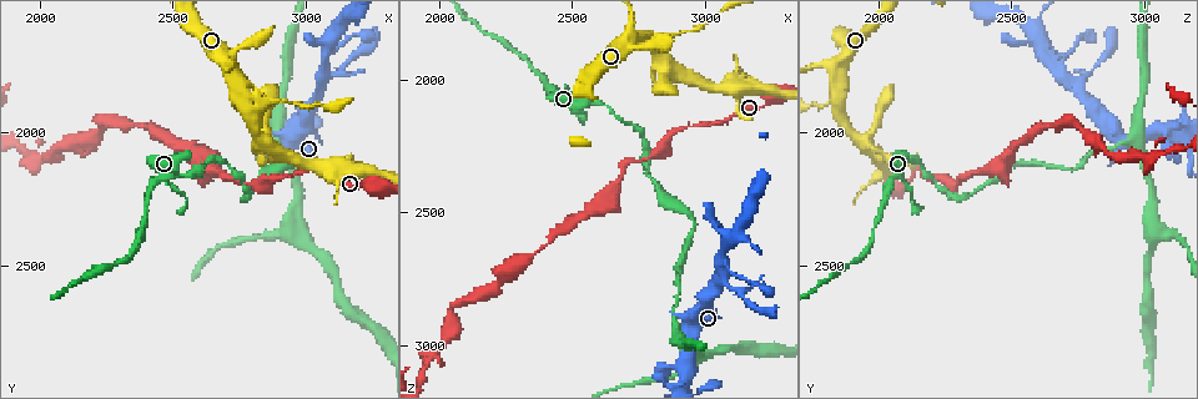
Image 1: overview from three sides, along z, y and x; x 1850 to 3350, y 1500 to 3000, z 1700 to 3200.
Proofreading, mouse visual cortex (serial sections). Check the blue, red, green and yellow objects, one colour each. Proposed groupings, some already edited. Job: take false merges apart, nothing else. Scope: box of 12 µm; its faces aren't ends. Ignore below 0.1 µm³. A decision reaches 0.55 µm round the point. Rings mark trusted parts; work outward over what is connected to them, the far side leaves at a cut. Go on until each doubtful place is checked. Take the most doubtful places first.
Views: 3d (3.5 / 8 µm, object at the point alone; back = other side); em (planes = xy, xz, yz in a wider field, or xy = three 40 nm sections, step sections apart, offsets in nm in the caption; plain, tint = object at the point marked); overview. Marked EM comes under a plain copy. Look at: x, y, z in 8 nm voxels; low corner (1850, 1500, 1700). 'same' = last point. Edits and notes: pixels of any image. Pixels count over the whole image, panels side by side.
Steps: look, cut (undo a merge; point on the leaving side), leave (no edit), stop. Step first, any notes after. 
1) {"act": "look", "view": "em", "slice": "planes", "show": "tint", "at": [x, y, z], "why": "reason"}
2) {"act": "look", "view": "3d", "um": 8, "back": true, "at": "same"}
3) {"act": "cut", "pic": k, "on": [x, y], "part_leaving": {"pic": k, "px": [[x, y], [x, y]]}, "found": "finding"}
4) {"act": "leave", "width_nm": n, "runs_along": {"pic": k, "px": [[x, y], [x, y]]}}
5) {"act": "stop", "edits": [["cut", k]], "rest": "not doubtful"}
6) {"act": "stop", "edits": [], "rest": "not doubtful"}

{"act": "look", "view": "3d", "um": 8, "at": [1960, 2080, 3060], "why": "thick turns thin"}

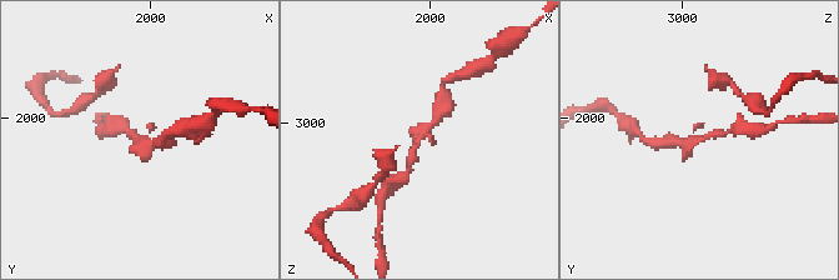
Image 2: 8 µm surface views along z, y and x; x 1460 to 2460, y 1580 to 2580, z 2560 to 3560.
{"act": "look", "view": "3d", "um": 3.5, "back": true, "at": [1950, 2080, 3060], "why": "zoom in"}

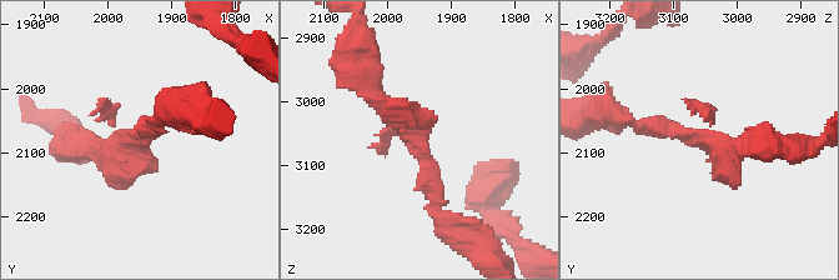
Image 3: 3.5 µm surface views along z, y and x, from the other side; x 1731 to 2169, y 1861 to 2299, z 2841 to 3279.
{"act": "look", "view": "em", "slice": "xy", "step": 3, "show": "tint", "at": [1955, 2075, 3070], "why": "need the tissue"}

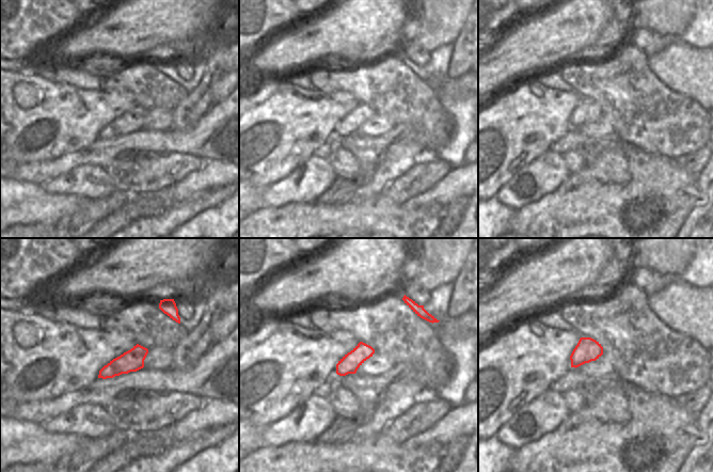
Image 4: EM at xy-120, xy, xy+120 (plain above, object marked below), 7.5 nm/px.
{"act": "leave", "runs_along": {"pic": 3, "px": [[362, 84], [416, 141], [438, 215]]}, "found": "continuous, no second cell"}

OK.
{"act": "look", "view": "3d", "um": 3.5, "back": true, "at": [2880, 1880, 1830]}

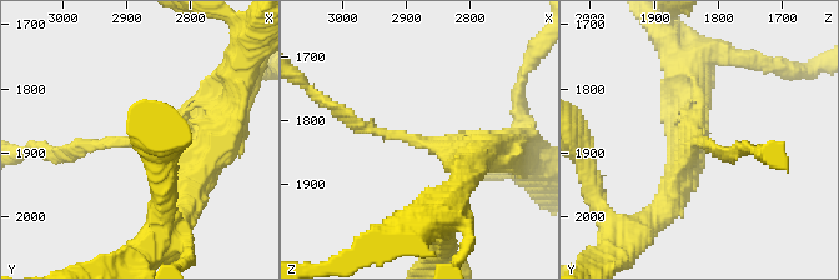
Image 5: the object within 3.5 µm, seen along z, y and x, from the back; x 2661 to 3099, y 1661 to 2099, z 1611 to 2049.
{"act": "look", "view": "em", "slice": "planes", "show": "tint", "at": [2890, 1885, 1835], "arm_widths_nm": [150, 350]}

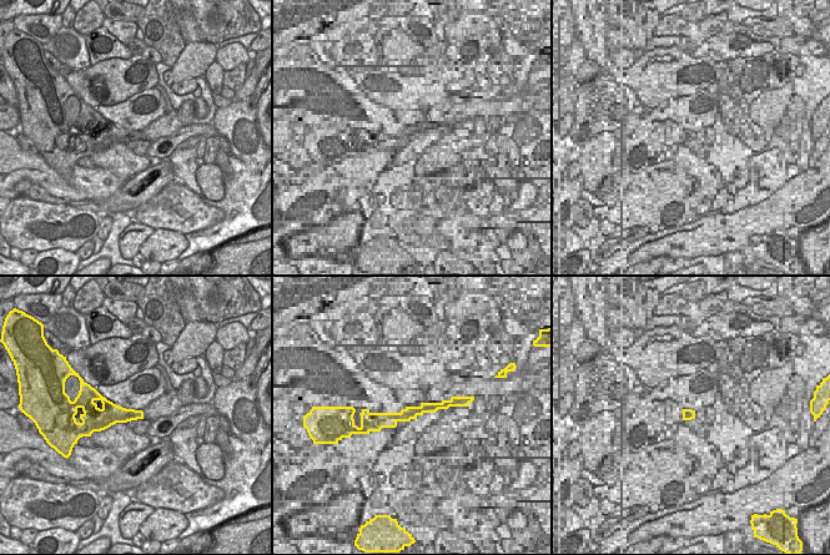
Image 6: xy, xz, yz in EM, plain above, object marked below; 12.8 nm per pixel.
{"act": "leave", "runs_along": {"pic": 5, "px": [[481, 154], [362, 129], [335, 109]]}, "found": "continuous, no second cell"}

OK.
{"act": "look", "view": "em", "slice": "xy", "step": 2, "show": "tint", "at": [2950, 2390, 3070], "why": "three arms meet"}

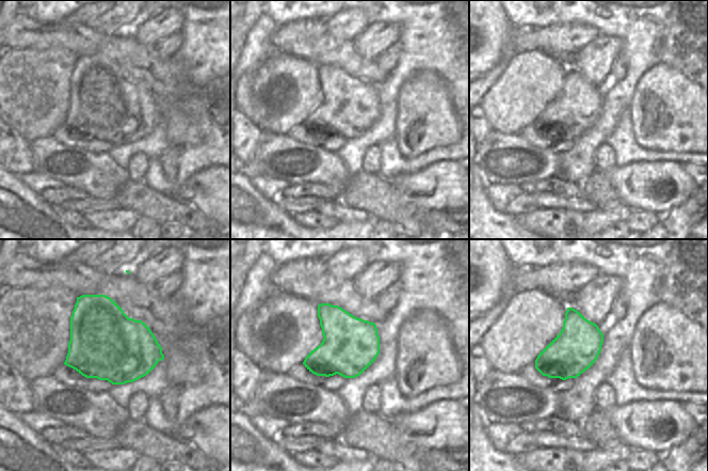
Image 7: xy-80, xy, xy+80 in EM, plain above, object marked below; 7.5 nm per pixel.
{"act": "look", "view": "3d", "um": 3.5, "at": "same", "why": "see where the arms go"}

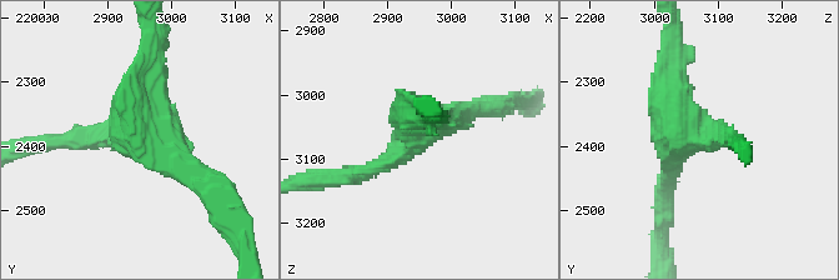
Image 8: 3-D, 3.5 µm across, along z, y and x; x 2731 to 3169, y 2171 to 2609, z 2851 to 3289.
{"act": "leave", "runs_along": {"pic": 8, "px": [[151, 51], [132, 121], [201, 186]]}, "found": "all the same cell"}

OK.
{"act": "stop", "edits": [], "rest": "not doubtful"}

